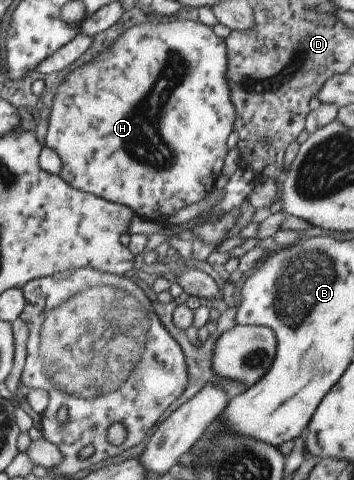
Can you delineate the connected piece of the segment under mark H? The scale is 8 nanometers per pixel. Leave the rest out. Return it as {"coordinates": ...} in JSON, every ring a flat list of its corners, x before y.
{"coordinates":[[153,18,147,23,139,23,122,33,115,41,94,56,88,63,77,67,64,77,64,81,57,87,50,110,49,128,45,141,47,147,58,153,62,161,61,177,64,177,75,189,82,189,86,193,94,193,108,201,130,207,137,215,156,222,162,222,174,215,178,209,198,203,208,193,214,190,216,179,222,174,226,162,226,137,234,122,234,107,230,103,230,88,226,85,226,69,228,68,228,54,226,41,214,33,212,27,200,22,186,21,181,18,169,18,164,23,161,18]]}

